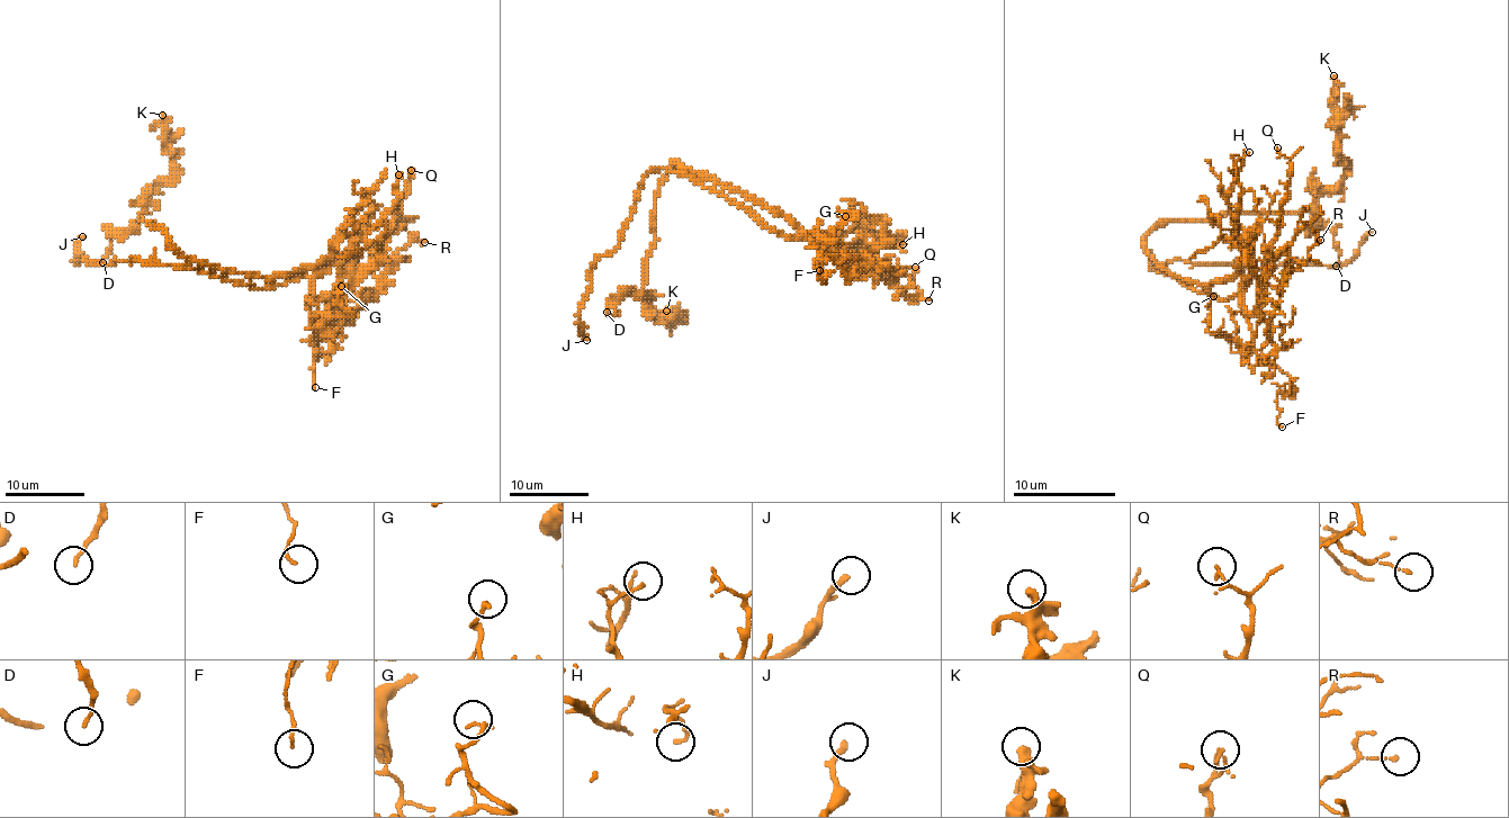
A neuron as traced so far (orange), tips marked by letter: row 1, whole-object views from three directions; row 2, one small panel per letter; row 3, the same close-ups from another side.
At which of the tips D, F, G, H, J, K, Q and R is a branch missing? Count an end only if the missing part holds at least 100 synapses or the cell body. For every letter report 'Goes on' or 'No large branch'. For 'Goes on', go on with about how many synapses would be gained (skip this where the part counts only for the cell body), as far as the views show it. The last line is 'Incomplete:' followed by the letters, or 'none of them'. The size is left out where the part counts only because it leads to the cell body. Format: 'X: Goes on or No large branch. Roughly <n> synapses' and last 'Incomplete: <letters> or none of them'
D: No large branch
F: No large branch
G: No large branch
H: No large branch
J: Goes on
K: No large branch
Q: No large branch
R: No large branch
Incomplete: J

